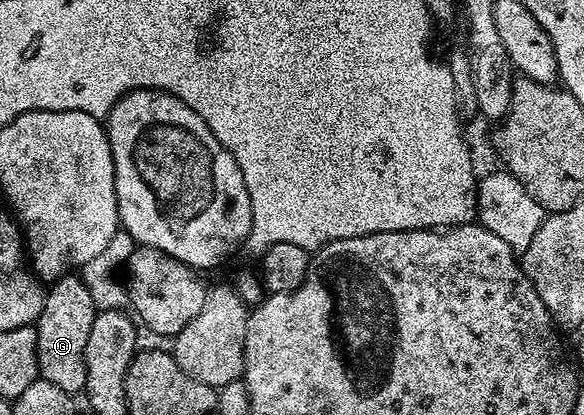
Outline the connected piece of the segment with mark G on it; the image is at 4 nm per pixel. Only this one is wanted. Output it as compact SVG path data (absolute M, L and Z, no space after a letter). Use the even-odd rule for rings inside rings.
M78 274L62 275L46 288L43 296L43 312L33 326L37 333L37 361L39 374L45 381L65 389L72 396L78 396L86 388L85 341L89 341L89 329L97 308L88 289Z

